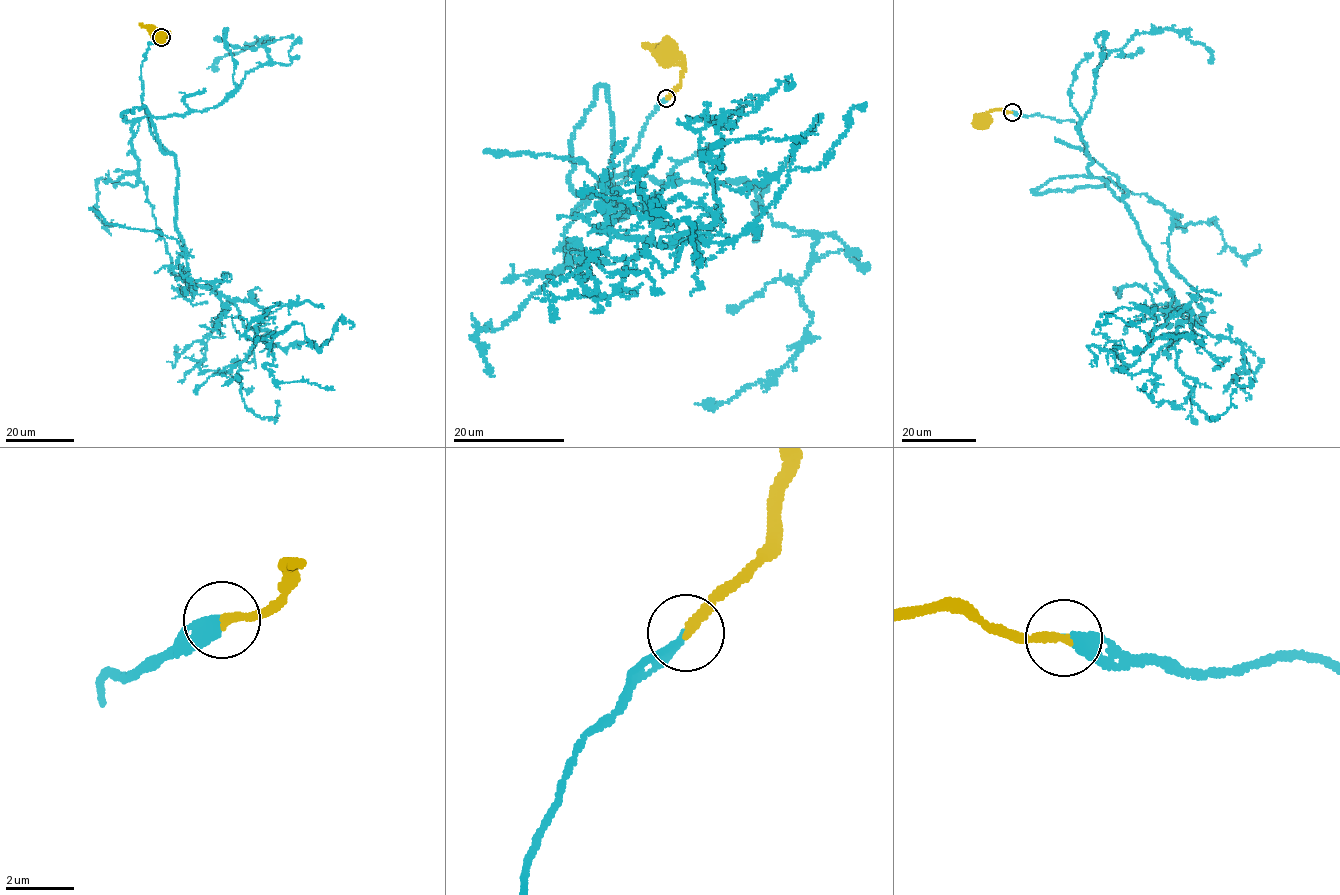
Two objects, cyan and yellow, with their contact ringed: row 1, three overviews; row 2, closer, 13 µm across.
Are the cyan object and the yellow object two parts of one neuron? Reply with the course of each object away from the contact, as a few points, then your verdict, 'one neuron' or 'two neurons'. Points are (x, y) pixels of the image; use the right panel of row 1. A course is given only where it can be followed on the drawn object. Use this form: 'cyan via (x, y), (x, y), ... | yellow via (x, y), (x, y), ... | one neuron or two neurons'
cyan via (1012, 112), (1077, 124), (1192, 313), (1192, 334), (1175, 347), (1192, 400), (1215, 420), (1237, 390) | yellow via (1012, 112), (994, 109), (984, 114), (983, 120) | one neuron

